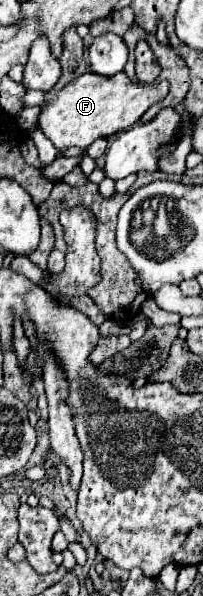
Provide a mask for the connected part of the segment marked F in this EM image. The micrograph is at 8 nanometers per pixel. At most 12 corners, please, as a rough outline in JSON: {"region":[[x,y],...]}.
{"region":[[83,73],[37,119],[61,153],[133,127],[169,83]]}

